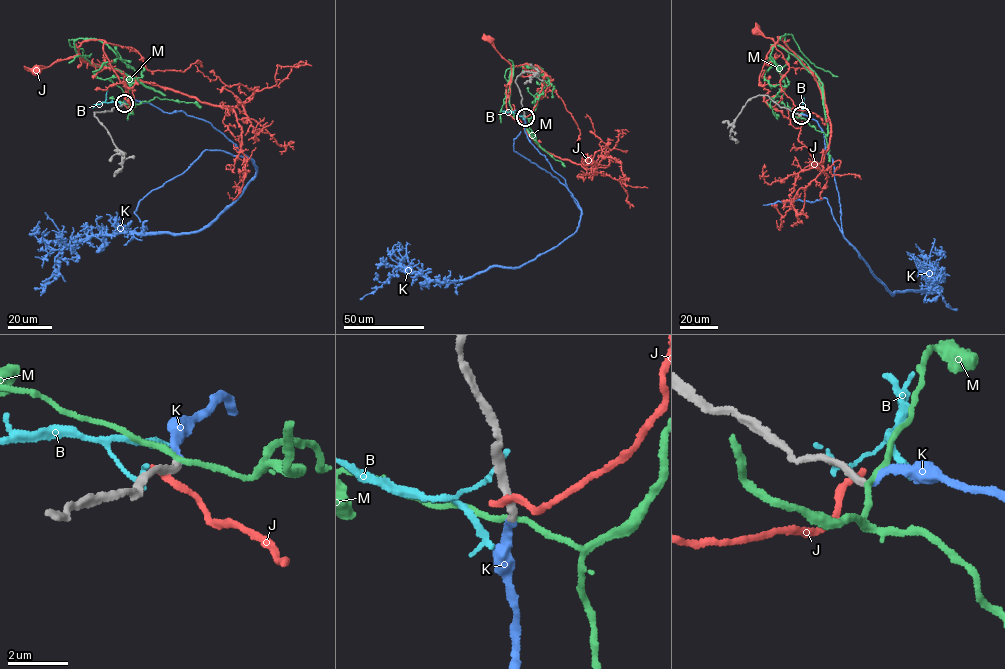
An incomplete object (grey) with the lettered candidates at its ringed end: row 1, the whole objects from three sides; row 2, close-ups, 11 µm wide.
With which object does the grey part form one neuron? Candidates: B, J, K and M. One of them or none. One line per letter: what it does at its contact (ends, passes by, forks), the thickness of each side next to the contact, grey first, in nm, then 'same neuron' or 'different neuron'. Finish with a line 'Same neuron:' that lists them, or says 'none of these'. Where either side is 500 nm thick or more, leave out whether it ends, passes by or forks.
B: it ends; calibres 240 and 160 nm; different neuron
J: it ends; calibres 320 and 240 nm; different neuron
K: it ends; calibres 260 and 200 nm; same neuron
M: it passes by; calibres 260 and 170 nm; different neuron
Same neuron: K

